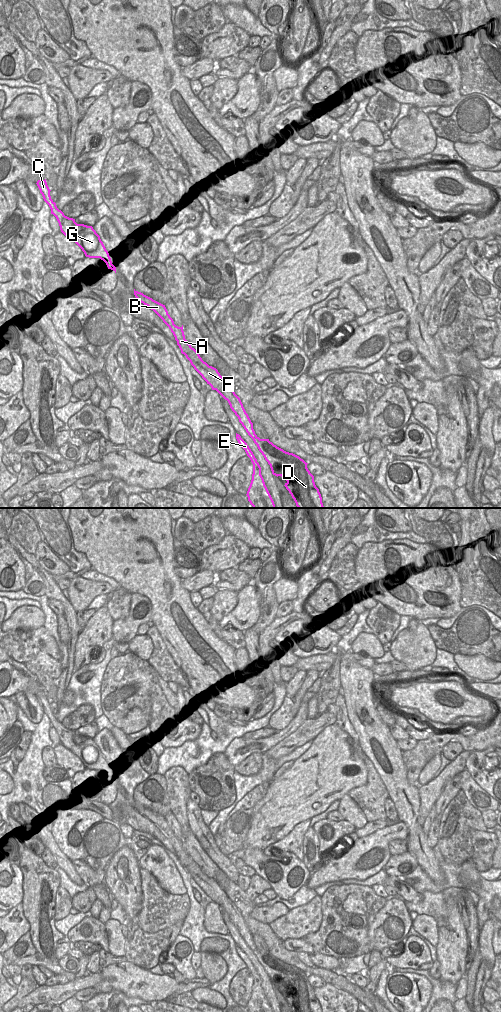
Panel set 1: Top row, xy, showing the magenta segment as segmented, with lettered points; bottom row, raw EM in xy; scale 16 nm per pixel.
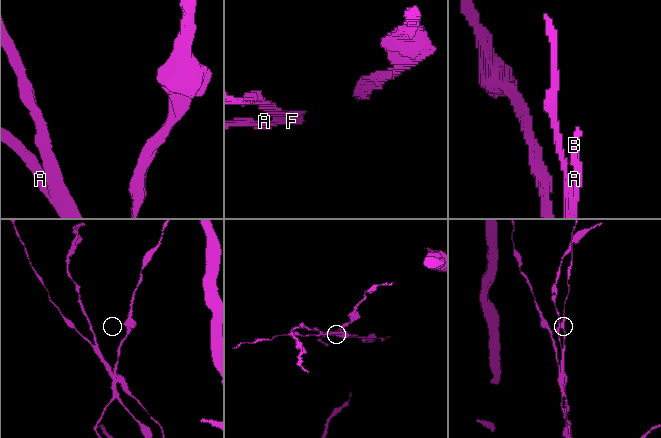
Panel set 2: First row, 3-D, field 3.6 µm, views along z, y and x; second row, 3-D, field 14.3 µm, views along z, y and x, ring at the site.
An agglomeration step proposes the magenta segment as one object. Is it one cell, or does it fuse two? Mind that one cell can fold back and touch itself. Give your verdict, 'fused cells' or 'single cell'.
fused cells

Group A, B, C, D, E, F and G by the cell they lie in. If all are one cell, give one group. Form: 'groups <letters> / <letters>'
groups A B C D F G / E

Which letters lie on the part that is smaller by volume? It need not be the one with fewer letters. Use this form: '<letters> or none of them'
E

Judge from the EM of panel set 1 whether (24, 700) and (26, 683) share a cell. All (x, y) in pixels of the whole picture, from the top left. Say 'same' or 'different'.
different

